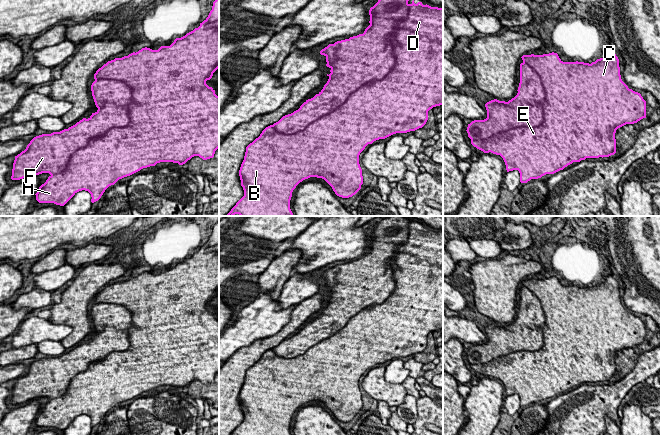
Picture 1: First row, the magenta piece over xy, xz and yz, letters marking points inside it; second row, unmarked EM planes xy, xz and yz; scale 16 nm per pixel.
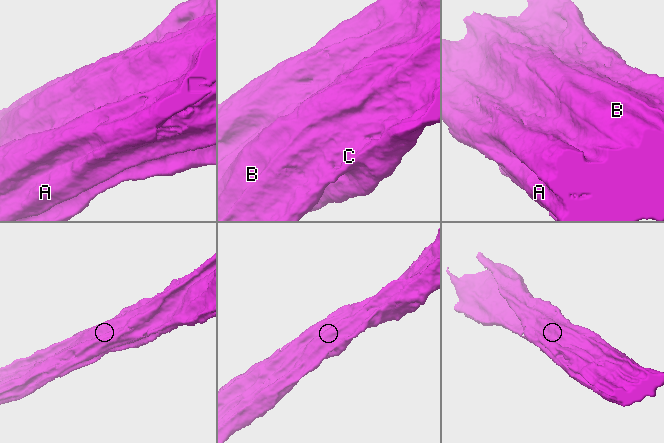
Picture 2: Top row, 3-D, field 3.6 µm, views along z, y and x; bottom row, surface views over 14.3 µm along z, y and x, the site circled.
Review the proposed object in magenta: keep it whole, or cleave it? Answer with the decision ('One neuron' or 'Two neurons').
Two neurons

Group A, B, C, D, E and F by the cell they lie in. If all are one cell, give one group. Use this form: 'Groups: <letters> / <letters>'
Groups: A B C D E / F

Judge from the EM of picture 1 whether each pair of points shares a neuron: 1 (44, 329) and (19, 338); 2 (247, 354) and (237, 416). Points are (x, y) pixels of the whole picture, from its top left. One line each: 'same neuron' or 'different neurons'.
1: same neuron
2: same neuron

